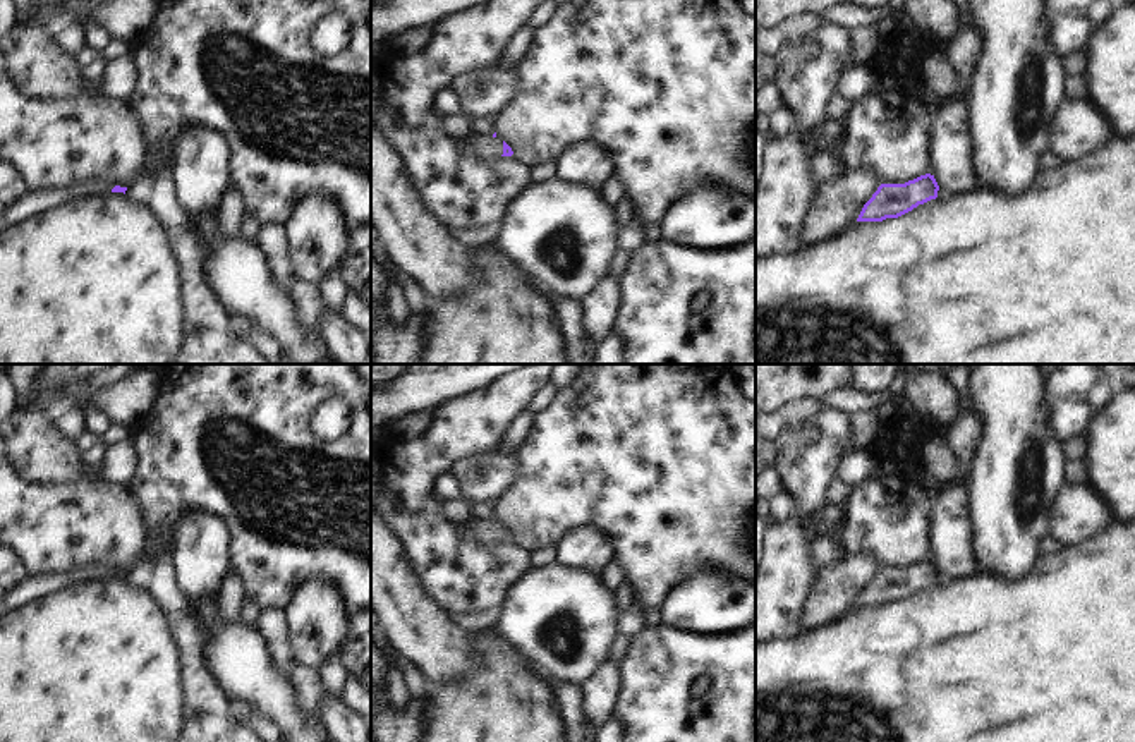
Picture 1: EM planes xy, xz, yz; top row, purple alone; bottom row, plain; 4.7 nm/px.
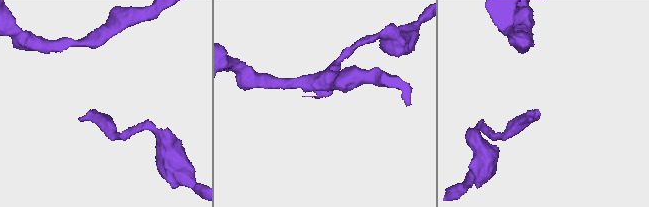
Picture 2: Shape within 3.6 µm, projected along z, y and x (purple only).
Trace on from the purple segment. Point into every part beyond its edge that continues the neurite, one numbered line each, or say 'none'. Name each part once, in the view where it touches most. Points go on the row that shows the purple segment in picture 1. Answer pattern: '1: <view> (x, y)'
1: xz (473, 145)

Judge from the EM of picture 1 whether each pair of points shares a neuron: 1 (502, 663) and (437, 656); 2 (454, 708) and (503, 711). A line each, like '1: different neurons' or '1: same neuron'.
1: different neurons
2: same neuron

